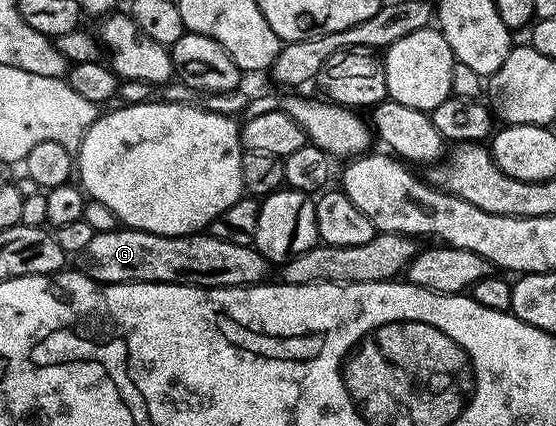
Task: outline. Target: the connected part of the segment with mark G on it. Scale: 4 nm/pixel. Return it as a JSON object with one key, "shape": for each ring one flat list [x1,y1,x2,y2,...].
{"shape":[[119,228,117,230,109,230,108,232,100,232,94,234,92,240,87,244,82,253,76,258,77,269,87,274,92,280,103,282,104,284,124,284,125,282,171,282,172,284,180,284,181,286,257,286,265,283,266,278,272,269,271,263,253,246,245,246,244,244,228,244,228,240,220,240,213,238,209,232,199,232,196,234,181,234,180,236,160,236,152,232,144,232,143,230,132,230,129,228]]}

